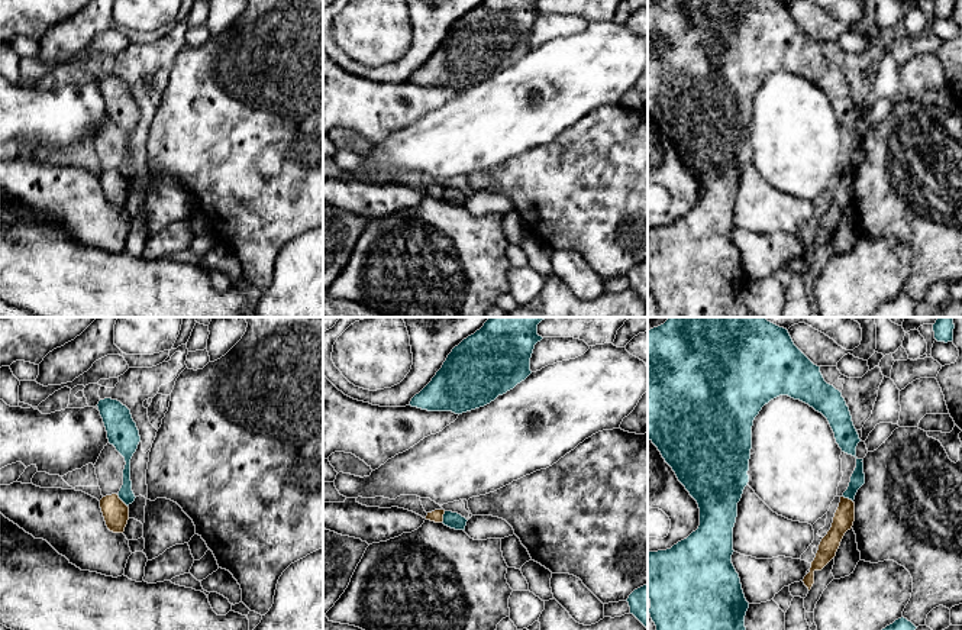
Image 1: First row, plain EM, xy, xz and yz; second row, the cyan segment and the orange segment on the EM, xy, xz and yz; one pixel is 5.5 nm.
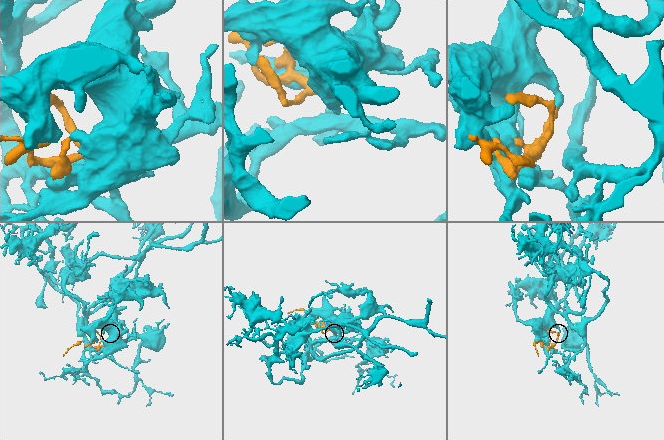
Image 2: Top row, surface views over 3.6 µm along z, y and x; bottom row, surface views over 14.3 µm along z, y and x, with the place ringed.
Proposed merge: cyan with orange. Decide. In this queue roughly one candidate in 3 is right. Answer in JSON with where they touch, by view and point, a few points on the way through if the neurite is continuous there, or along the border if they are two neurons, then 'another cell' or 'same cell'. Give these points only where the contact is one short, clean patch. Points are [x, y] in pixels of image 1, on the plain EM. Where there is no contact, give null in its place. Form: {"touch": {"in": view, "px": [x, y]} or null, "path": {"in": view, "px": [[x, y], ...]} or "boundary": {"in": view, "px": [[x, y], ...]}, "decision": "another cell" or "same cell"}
{"touch": {"in": "xy", "px": [120, 174]}, "decision": "another cell"}

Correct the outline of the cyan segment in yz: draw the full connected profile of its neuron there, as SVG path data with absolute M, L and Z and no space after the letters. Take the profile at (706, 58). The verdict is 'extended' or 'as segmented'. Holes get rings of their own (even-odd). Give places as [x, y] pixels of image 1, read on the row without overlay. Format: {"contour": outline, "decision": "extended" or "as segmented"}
{"contour": "M661 0L648 6L648 114L700 184L695 207L671 224L648 227L649 290L658 317L749 316L745 303L749 278L732 239L733 203L737 178L749 158L753 96L765 80L779 71L800 75L821 88L842 127L856 133L861 114L842 68L824 56L820 42L794 20L787 4L777 0Z", "decision": "as segmented"}

